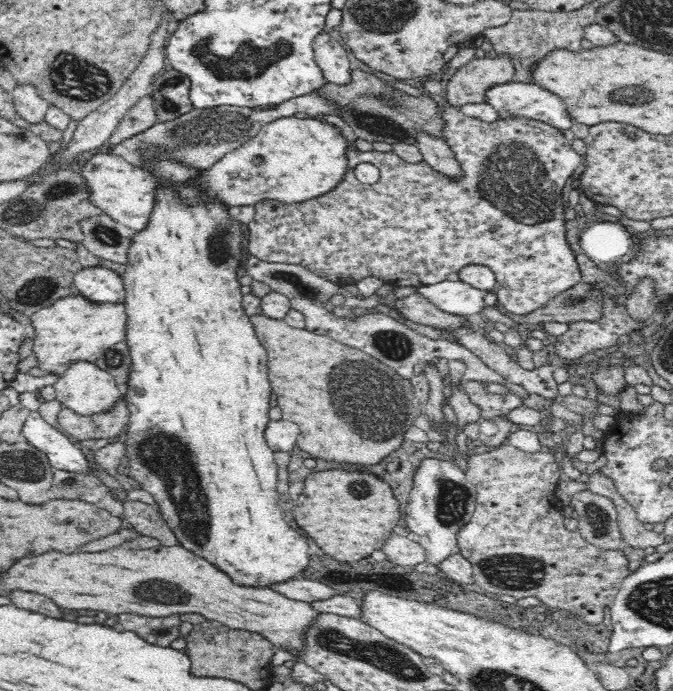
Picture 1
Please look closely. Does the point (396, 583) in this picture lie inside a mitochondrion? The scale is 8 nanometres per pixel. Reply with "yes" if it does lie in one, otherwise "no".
no

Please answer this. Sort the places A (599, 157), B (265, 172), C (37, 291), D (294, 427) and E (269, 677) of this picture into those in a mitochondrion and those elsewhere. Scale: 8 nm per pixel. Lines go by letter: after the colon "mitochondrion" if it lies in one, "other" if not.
A: other
B: other
C: mitochondrion
D: other
E: other

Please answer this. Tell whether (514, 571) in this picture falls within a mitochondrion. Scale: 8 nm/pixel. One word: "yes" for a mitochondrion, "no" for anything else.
yes

